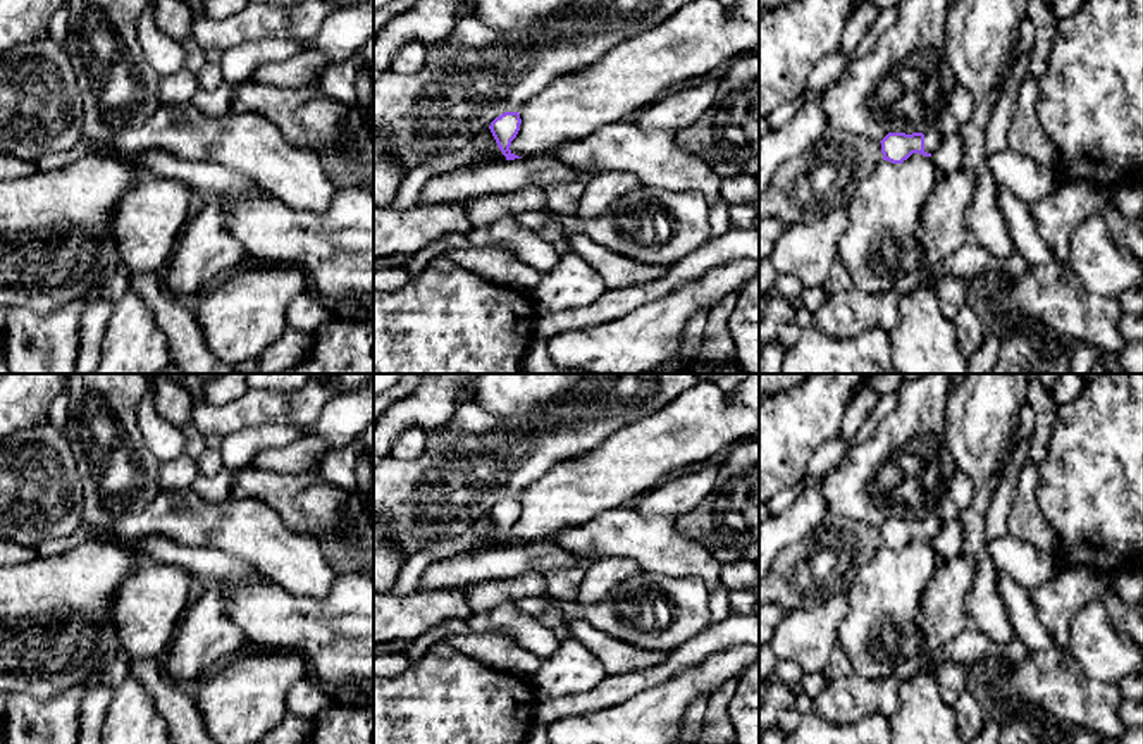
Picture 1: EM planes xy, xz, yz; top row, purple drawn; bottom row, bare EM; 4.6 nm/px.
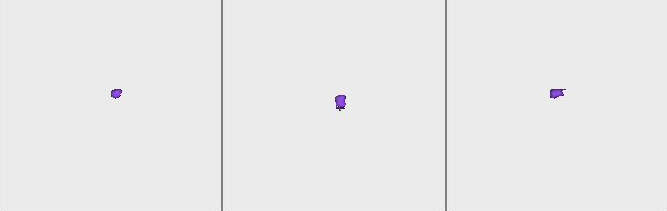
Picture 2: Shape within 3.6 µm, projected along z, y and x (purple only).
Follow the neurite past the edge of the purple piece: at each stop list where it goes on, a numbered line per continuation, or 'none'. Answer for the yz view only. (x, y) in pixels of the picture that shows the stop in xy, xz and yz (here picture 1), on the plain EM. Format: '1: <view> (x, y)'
1: yz (932, 524)

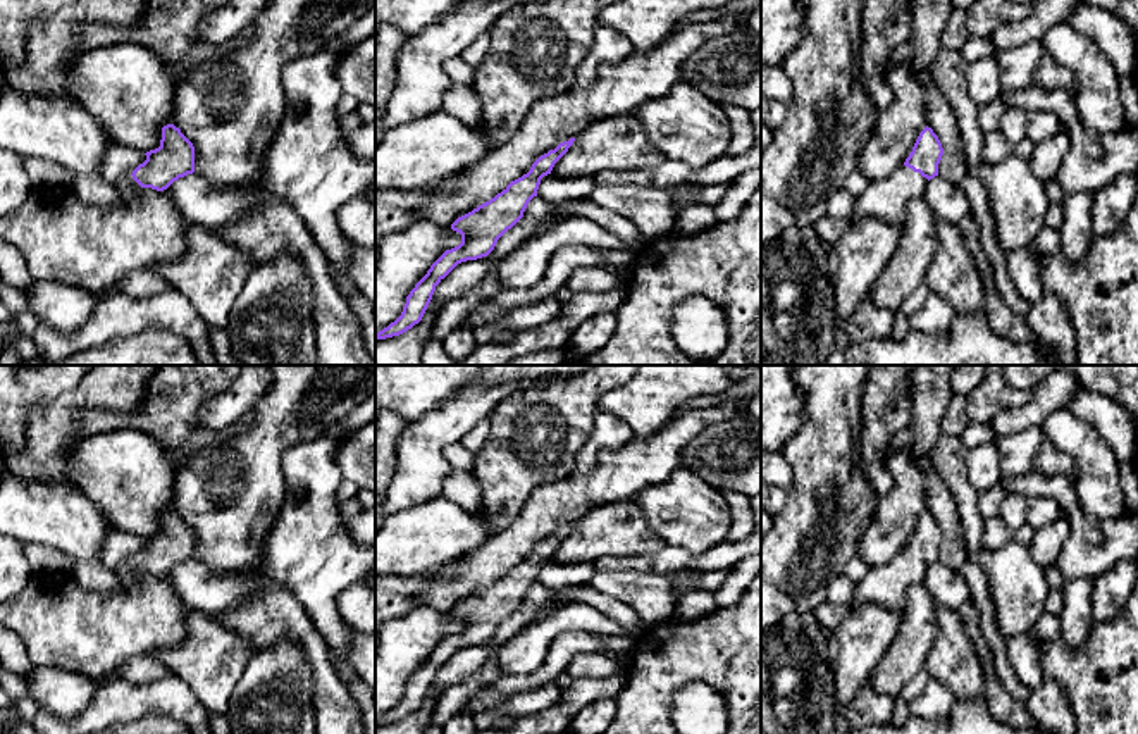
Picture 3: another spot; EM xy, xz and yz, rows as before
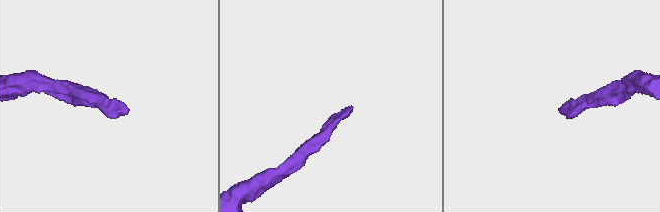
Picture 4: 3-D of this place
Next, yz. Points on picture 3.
1: yz (889, 584)

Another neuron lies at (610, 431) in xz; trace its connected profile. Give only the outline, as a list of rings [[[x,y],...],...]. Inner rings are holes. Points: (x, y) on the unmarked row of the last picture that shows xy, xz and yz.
[[[597,412],[592,434],[577,453],[577,470],[589,470],[603,450],[620,448],[634,436],[634,431],[622,419]]]

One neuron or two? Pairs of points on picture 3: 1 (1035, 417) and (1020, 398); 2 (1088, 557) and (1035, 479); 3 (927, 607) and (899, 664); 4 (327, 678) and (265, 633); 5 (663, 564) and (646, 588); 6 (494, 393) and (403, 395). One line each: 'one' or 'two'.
1: two
2: one
3: one
4: one
5: two
6: two

